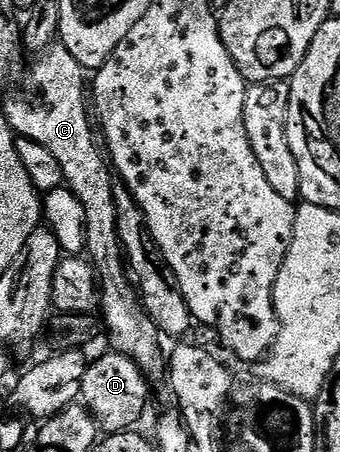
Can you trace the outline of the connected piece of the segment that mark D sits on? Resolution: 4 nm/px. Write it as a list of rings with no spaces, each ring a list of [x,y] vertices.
[[[110,350],[90,362],[83,373],[80,402],[93,414],[93,420],[106,436],[115,435],[136,428],[145,406],[149,403],[150,380],[127,356]]]

